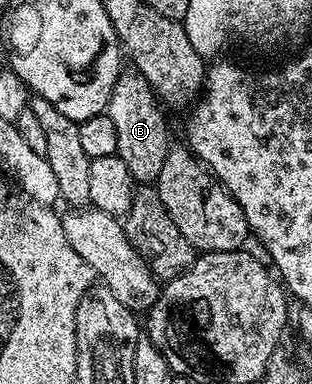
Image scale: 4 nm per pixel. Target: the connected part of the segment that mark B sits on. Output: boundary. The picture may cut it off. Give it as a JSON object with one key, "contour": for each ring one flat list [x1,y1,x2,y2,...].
{"contour":[[133,69,123,70,118,76,110,99,106,102,104,113,112,117,112,125,116,128,117,154,124,165,128,165,128,173,142,185,150,185,157,180,160,165,172,146,171,140,166,140,166,119,161,110,160,100,148,81]]}

